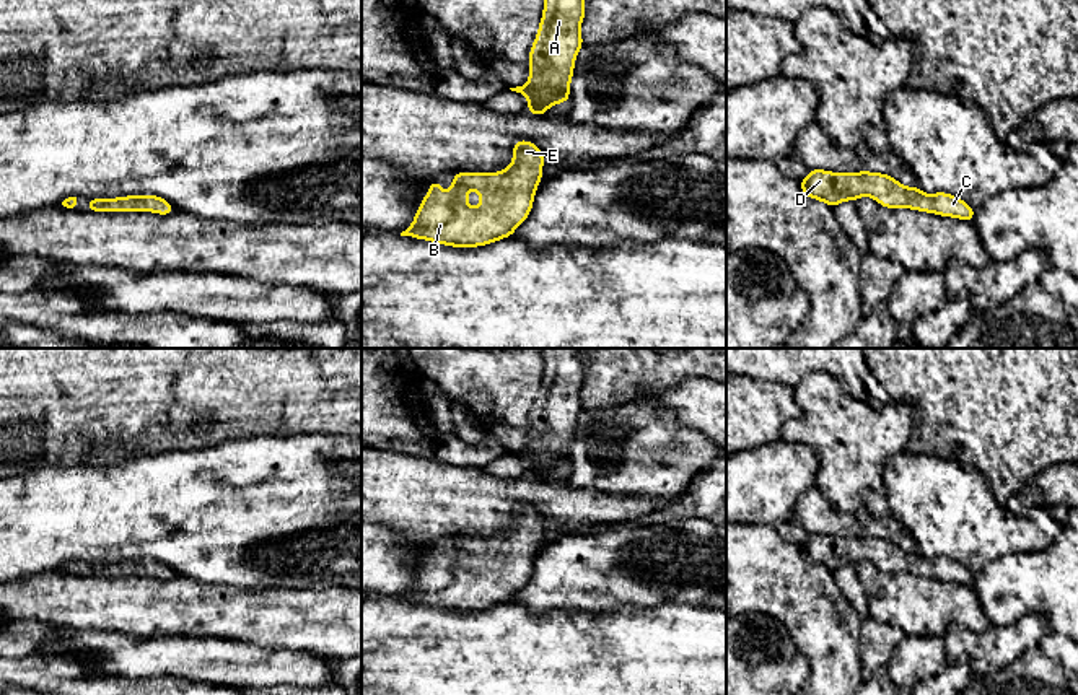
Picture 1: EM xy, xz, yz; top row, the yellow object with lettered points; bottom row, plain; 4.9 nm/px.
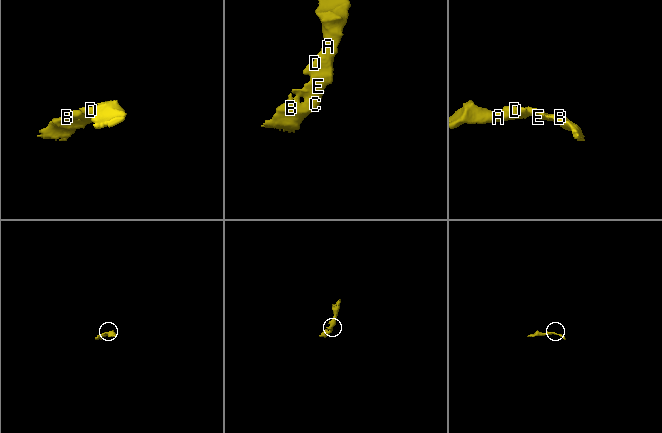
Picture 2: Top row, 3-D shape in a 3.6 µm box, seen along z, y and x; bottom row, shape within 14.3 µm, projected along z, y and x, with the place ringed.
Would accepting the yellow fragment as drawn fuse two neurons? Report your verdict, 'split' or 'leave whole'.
leave whole

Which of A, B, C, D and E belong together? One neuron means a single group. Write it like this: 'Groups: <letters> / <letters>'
Groups: A B C D E

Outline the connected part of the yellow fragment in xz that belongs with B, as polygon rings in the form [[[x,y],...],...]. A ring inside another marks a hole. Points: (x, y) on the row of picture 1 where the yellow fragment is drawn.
[[[518,140],[513,146],[513,164],[502,173],[454,173],[448,192],[440,187],[440,179],[428,186],[414,223],[401,236],[414,236],[453,247],[475,247],[510,238],[513,231],[529,216],[537,184],[542,179],[542,150],[528,140]],[[467,190],[480,194],[477,208],[467,207]]]

